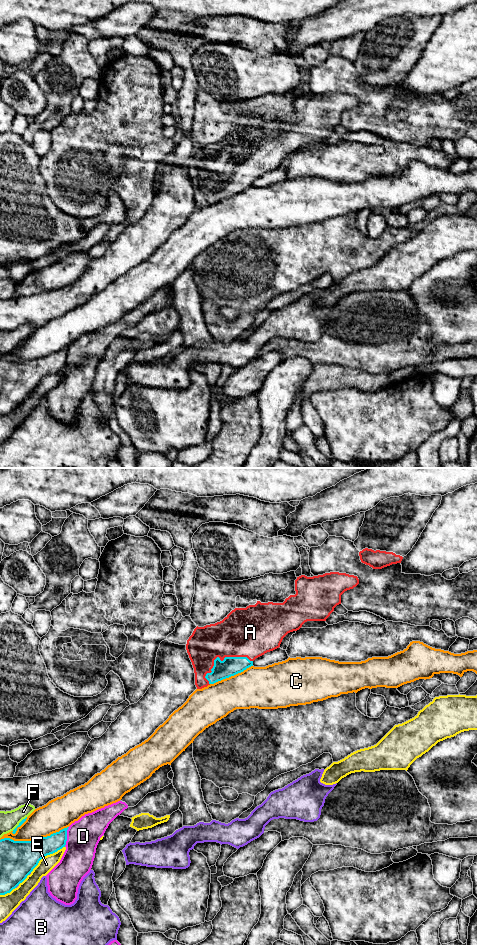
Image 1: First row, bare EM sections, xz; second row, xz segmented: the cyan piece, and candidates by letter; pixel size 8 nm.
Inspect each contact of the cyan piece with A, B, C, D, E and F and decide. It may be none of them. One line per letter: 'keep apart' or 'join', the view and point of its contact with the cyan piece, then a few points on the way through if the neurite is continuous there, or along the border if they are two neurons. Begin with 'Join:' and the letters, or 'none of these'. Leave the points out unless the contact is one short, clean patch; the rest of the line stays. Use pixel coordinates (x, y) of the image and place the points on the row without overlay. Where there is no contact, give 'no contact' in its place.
Join: A
A: join | xz (224, 179)
B: keep apart | xz (16, 406)
C: keep apart | xz (34, 360)
D: keep apart | xz (66, 357)
E: keep apart | xz (46, 375)
F: keep apart | xz (19, 343) | along xz (26, 336), (12, 350)

